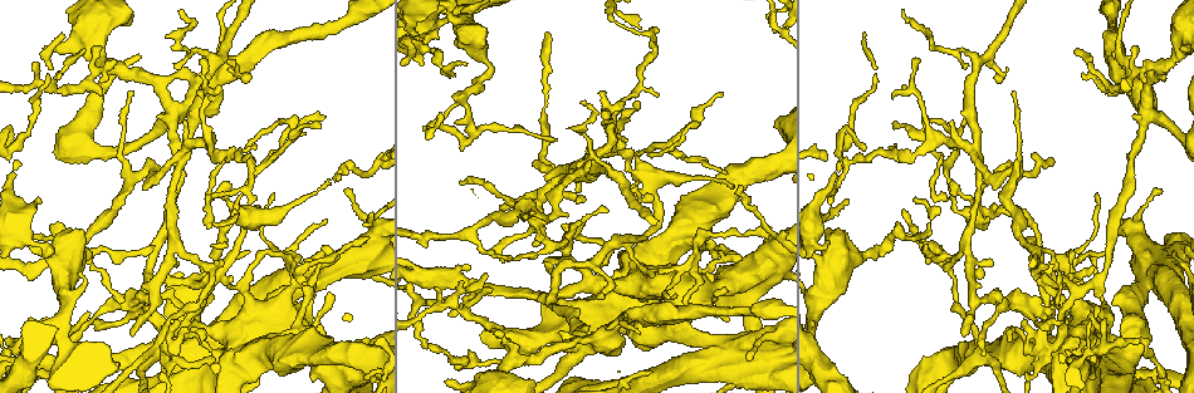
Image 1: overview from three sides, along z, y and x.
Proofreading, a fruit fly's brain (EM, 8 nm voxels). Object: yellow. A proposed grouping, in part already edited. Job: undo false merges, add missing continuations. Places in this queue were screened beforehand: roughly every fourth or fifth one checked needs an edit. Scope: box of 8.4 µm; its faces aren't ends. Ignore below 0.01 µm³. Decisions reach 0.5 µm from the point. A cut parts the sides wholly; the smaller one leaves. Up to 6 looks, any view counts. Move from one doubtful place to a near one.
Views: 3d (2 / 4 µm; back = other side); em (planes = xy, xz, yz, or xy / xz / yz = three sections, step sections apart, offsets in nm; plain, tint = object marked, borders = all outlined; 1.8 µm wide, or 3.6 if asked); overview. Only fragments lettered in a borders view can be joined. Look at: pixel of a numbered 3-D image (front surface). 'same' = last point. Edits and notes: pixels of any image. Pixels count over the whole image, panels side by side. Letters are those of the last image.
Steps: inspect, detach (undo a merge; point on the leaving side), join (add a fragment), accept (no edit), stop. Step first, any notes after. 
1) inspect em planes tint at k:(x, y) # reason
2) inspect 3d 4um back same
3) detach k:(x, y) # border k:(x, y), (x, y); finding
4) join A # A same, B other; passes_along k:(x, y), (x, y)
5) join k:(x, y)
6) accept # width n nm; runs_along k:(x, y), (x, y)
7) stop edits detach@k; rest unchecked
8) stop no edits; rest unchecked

inspect em planes borders at 1:(1171, 377) # sharp bend

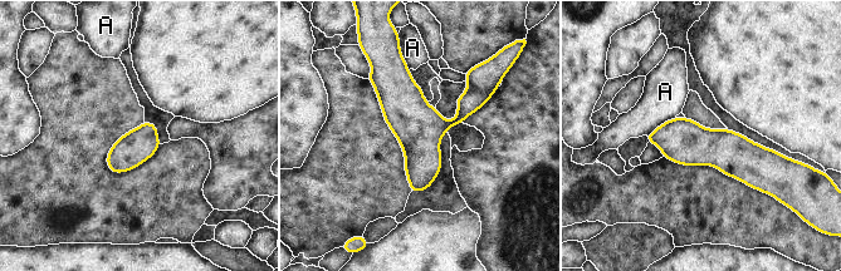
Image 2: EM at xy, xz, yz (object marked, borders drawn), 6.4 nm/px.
accept # A other; runs_along 2:(650, 137), (775, 159); one cell here

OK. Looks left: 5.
inspect em planes tint at 1:(172, 248) # abrupt turn

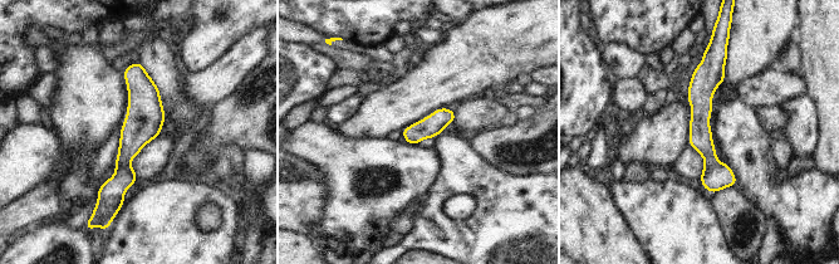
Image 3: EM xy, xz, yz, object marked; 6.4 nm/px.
inspect em planes borders same # see the neighbours

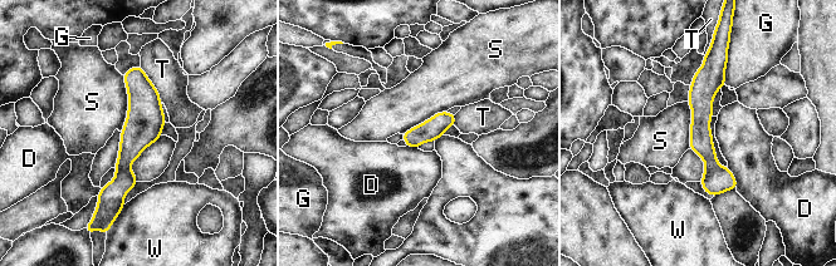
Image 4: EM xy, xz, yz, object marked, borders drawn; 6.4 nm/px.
accept # longest_contact S 360 nm; D other, G other, S other, T other, W other; one cell here

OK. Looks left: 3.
inspect em planes borders at 1:(926, 248) # tapers out

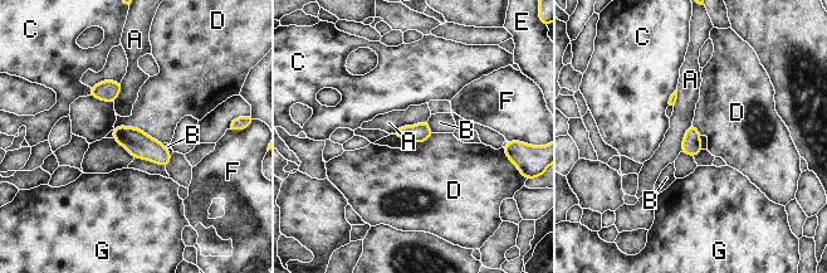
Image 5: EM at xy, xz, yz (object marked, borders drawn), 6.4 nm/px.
accept # A other, B other, C other, D other, E other, F other, G other; border 5:(113, 126), (138, 127), (162, 144); none of them fits

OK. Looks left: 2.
stop no edits; rest unchecked

